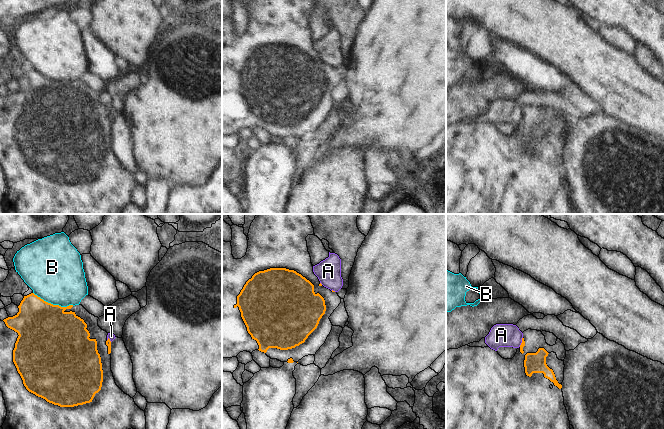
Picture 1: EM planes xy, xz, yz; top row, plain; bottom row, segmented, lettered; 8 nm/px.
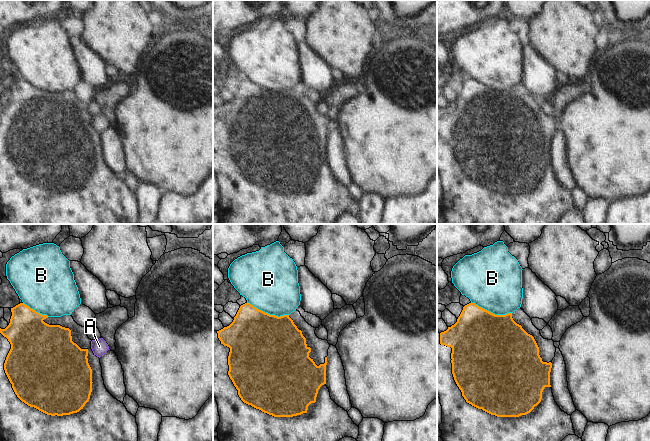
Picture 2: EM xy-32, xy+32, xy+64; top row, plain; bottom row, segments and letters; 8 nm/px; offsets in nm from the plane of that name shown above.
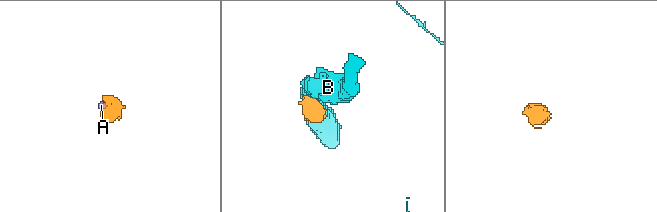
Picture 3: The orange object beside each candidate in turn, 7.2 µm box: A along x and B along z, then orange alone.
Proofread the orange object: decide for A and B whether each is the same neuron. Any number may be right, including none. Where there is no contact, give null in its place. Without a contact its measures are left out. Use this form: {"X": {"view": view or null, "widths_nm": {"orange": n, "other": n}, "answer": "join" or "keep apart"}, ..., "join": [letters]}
{"A": {"view": "yz", "widths_nm": {"orange": 40, "other": 190}, "answer": "keep apart"}, "B": {"view": "xy", "widths_nm": {"orange": 460, "other": 460}, "answer": "keep apart"}, "join": []}

